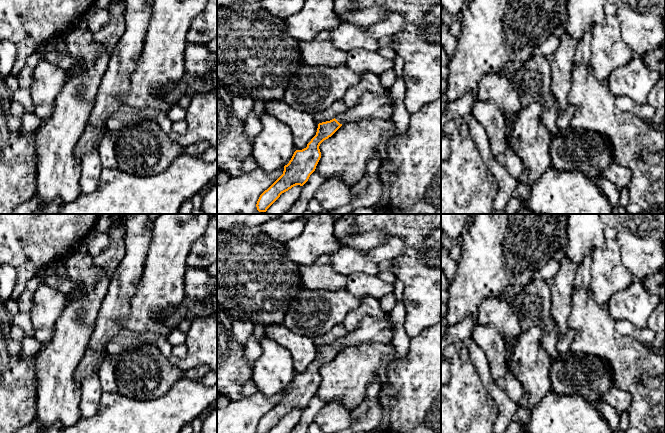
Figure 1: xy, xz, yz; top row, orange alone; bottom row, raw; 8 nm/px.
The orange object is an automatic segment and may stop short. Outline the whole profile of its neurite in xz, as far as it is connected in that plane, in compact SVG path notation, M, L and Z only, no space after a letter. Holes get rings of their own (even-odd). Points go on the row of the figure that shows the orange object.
M367 93L363 95L353 107L338 114L334 119L318 124L316 135L302 150L296 150L283 174L259 197L256 207L259 212L267 209L280 195L296 185L303 186L315 171L321 158L320 144L331 137L342 125L365 118L383 118L392 120L393 100L391 94L377 95Z

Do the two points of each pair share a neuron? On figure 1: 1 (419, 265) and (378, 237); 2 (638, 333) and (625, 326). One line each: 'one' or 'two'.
1: two
2: one

